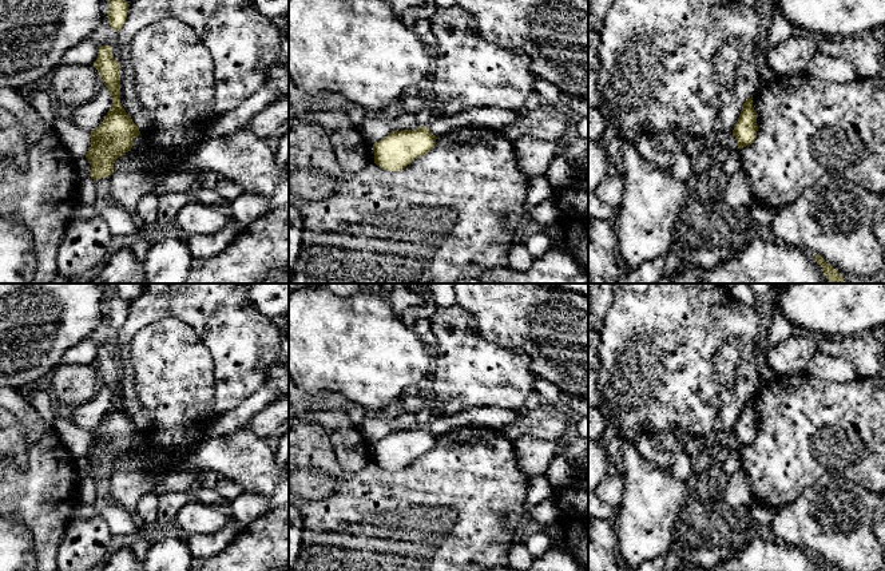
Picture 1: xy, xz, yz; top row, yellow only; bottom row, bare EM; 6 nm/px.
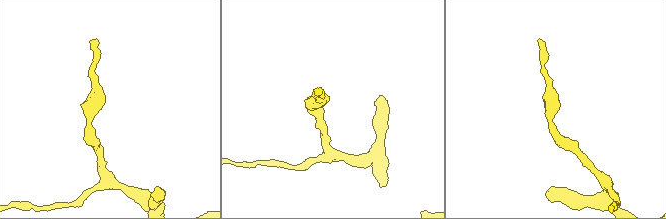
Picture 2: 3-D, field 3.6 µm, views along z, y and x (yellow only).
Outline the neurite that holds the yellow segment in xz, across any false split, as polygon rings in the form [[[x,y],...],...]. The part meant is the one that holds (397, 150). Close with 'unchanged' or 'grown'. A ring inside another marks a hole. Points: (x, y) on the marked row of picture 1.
[[[428,127],[392,131],[373,144],[374,163],[382,170],[400,171],[414,159],[428,154],[436,144],[437,136]]] | unchanged

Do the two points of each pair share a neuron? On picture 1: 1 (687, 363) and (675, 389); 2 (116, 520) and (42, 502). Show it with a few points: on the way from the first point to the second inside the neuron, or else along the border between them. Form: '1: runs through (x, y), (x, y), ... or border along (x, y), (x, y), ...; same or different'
1: runs through (685, 369), (675, 383); same
2: border along (79, 500), (72, 507), (70, 519); different

